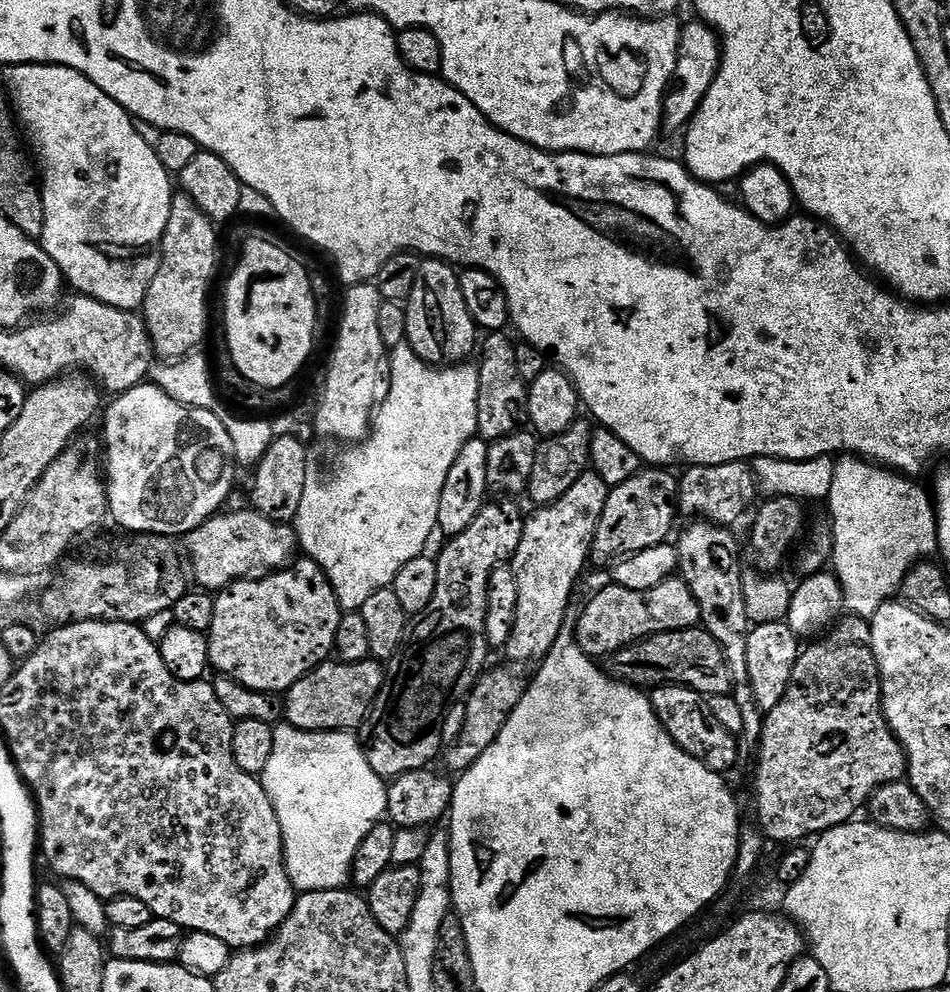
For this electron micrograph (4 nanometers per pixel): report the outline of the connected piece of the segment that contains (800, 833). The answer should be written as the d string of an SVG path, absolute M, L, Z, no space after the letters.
M845 615L831 625L827 634L821 635L819 639L809 644L812 645L809 648L807 645L800 653L798 662L794 666L794 674L790 678L790 686L786 690L782 702L778 702L778 706L774 706L774 710L770 710L765 715L760 748L754 759L754 766L756 766L756 813L754 813L754 819L769 841L804 842L807 836L816 838L832 827L851 821L857 815L855 812L859 808L861 811L879 788L904 780L908 770L908 758L904 755L904 747L896 739L896 735L892 733L888 726L888 719L884 716L884 706L880 694L880 667L874 658L874 650L872 649L871 623L862 616Z

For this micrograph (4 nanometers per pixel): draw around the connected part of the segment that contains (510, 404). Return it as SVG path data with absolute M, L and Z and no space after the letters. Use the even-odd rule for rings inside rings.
M507 331L487 333L478 348L480 381L476 431L479 439L489 442L501 440L512 432L521 431L528 418L528 384L522 378L522 374L518 374L516 344L508 335Z

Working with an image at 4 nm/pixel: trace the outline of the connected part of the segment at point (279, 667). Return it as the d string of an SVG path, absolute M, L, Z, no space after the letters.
M300 558L295 564L296 572L276 570L259 578L235 580L227 588L219 589L214 606L214 622L206 635L208 659L211 667L220 671L221 677L237 680L239 684L253 688L255 692L284 694L306 673L325 663L333 655L342 609L332 583L312 559Z

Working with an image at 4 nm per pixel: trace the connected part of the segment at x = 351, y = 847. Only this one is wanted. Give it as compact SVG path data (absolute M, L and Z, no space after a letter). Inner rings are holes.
M287 722L275 725L274 750L270 762L266 762L262 783L282 826L284 865L297 893L344 888L352 875L352 864L360 844L387 813L387 785L374 774L367 751L362 744L360 748L352 736L355 735L351 731L304 732Z

